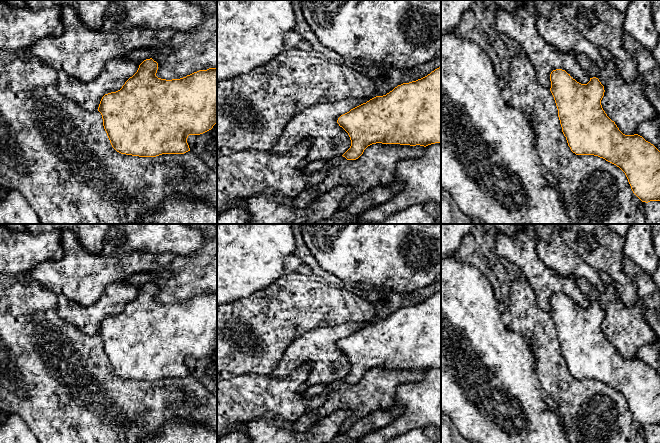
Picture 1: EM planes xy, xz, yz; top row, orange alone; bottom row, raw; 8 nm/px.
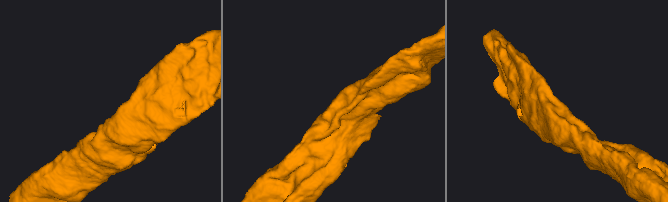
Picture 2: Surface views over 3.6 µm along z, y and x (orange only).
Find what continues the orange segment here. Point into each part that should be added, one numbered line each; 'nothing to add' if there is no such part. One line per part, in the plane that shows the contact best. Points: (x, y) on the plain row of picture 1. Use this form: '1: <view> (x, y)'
nothing to add

